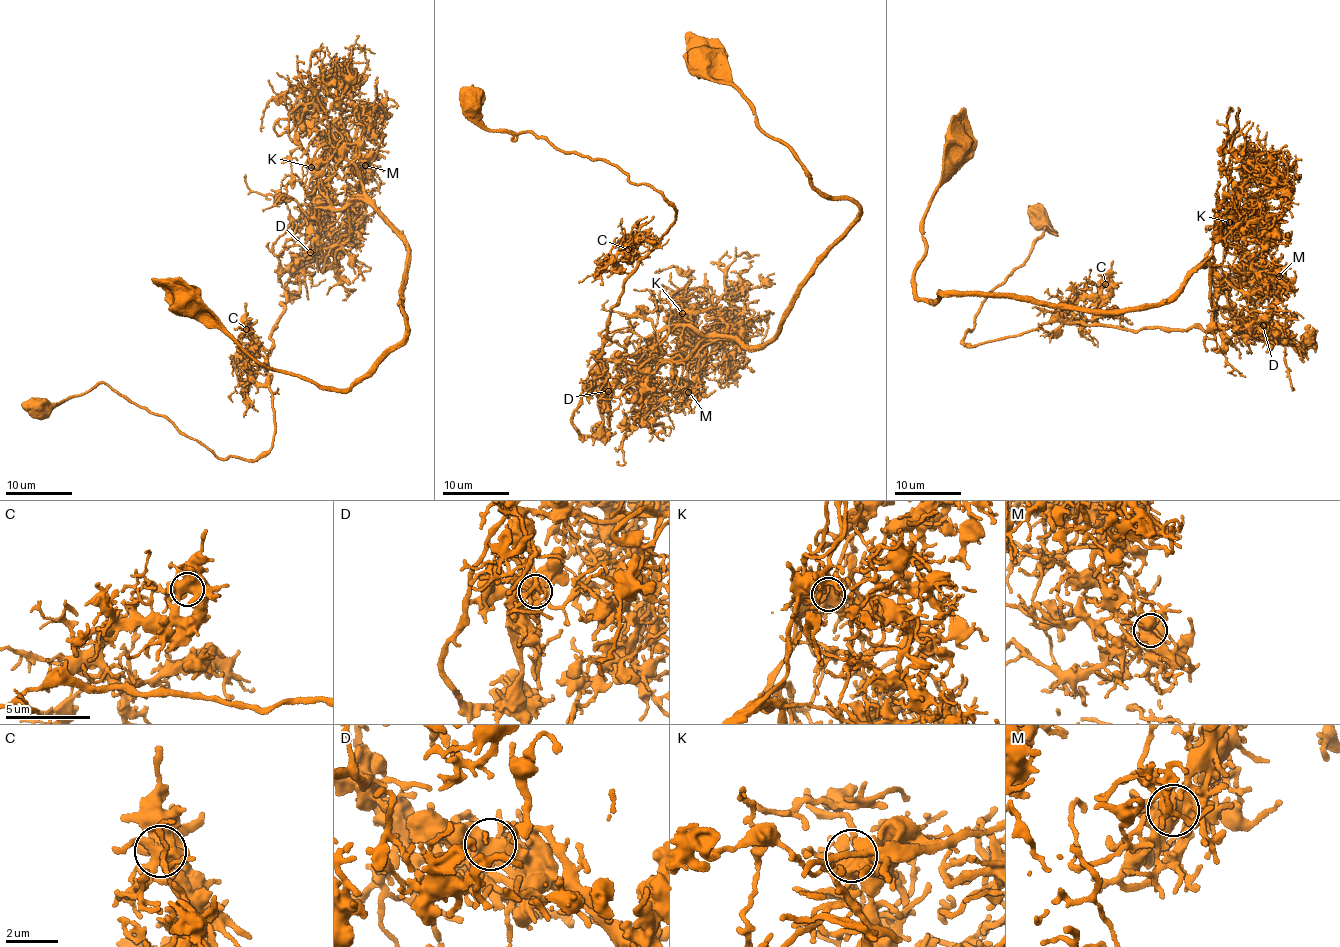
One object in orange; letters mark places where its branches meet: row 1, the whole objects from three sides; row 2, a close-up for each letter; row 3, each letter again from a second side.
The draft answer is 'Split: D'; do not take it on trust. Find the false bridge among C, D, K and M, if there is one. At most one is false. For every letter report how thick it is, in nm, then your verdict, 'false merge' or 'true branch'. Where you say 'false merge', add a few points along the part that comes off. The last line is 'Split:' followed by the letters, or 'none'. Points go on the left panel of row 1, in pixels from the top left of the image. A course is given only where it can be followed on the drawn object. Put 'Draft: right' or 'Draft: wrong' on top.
Draft: right
C: 600 nm thick; true branch
D: 550 nm thick; false merge; foreign part runs (311, 253), (328, 233), (270, 330), (265, 453), (216, 455), (99, 382), (28, 407)
K: 550 nm thick; true branch
M: 550 nm thick; true branch
Split: D

